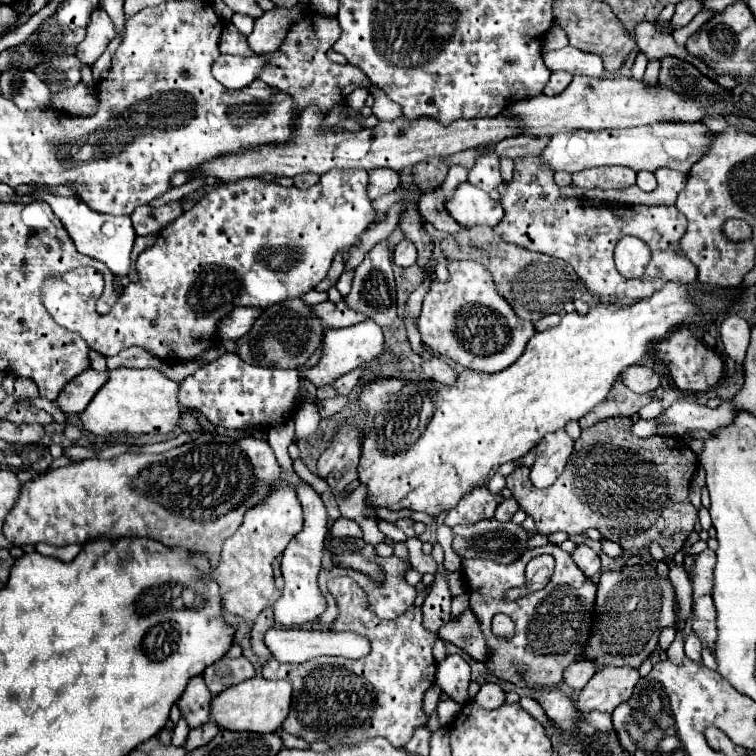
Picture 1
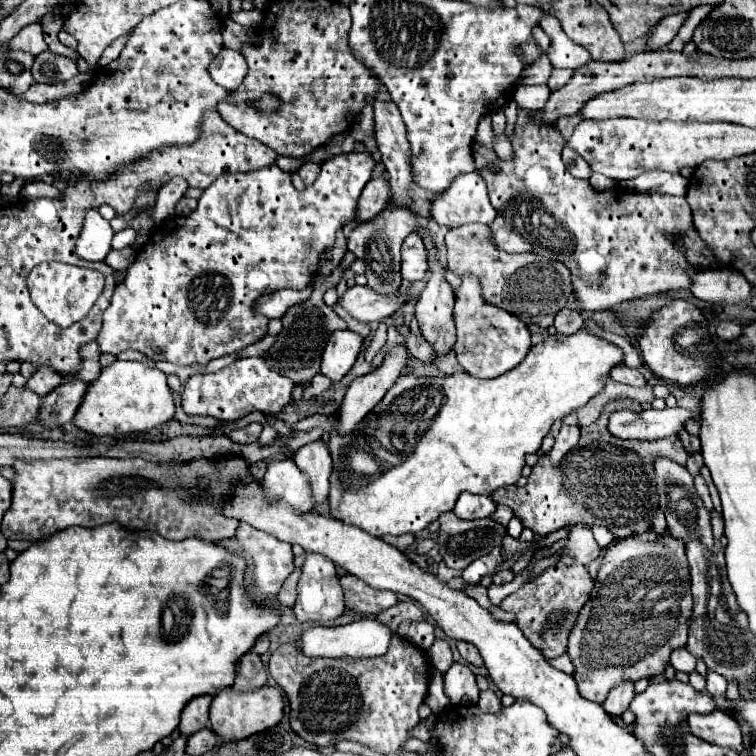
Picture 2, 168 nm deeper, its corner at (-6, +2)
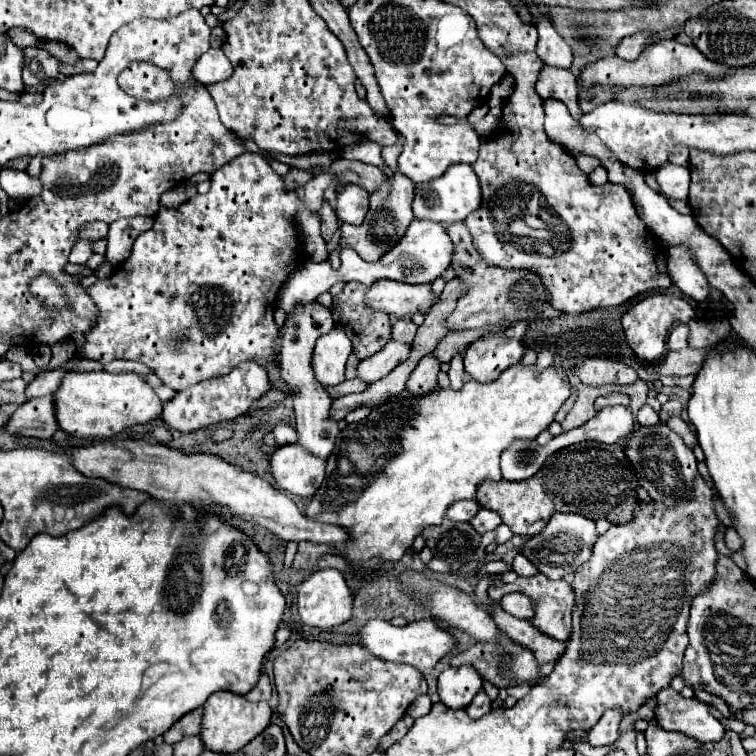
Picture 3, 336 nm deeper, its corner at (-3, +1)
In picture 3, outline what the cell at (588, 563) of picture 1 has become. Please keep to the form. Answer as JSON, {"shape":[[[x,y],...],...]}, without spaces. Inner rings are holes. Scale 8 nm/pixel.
{"shape":[[[554,514],[548,526],[526,542],[526,546],[522,548],[522,554],[534,560],[536,568],[542,574],[546,574],[550,580],[558,580],[568,572],[576,572],[586,560],[590,560],[592,546],[596,544],[596,540],[598,540],[598,534],[594,528],[594,520],[582,514]]]}

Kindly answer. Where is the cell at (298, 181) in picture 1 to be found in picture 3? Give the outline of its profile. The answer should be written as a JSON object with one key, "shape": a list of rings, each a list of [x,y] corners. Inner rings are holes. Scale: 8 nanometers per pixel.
{"shape":[[[292,168],[290,174],[284,176],[284,182],[288,188],[296,188],[296,186],[302,186],[306,184],[314,174],[310,170],[298,170],[298,168]]]}

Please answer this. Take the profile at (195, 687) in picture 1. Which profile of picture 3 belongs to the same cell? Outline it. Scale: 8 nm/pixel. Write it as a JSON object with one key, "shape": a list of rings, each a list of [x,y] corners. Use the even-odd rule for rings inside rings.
{"shape":[[[196,708],[188,714],[184,714],[166,734],[164,740],[166,744],[176,744],[180,742],[184,736],[196,736],[200,734],[200,724],[202,724],[202,708]]]}

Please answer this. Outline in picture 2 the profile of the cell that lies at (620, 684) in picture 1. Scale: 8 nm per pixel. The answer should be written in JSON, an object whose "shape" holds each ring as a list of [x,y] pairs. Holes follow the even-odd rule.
{"shape":[[[621,683],[619,687],[615,687],[607,701],[603,703],[603,709],[611,715],[611,717],[621,717],[623,711],[629,707],[631,699],[635,697],[635,691],[633,691],[633,683]]]}

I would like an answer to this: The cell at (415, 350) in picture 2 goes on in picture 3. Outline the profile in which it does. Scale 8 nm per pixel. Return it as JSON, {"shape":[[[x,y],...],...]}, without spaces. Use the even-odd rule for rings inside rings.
{"shape":[[[398,320],[392,328],[392,340],[412,344],[414,336],[416,336],[416,324],[412,320]]]}

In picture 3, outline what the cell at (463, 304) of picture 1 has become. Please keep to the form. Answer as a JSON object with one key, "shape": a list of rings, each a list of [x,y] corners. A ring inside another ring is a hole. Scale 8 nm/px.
{"shape":[[[496,328],[472,342],[464,354],[464,370],[476,382],[496,380],[508,366],[520,362],[524,344],[504,334],[506,328]]]}

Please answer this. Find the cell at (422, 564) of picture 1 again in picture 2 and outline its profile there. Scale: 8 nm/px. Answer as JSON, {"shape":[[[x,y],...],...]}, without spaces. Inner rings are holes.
{"shape":[[[473,585],[473,587],[467,587],[465,589],[465,593],[467,595],[471,595],[481,607],[485,607],[485,609],[489,609],[489,605],[493,607],[493,603],[489,601],[489,597],[487,597],[487,589],[483,587],[483,585]]]}

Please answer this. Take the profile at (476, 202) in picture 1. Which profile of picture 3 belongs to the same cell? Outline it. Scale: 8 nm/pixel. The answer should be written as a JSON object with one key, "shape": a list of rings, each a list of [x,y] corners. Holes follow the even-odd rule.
{"shape":[[[454,164],[450,166],[438,180],[430,180],[426,184],[420,184],[414,194],[414,216],[418,220],[430,220],[438,224],[452,224],[458,220],[466,220],[472,212],[476,212],[482,206],[482,188],[478,176],[472,172],[472,166],[466,164]]]}

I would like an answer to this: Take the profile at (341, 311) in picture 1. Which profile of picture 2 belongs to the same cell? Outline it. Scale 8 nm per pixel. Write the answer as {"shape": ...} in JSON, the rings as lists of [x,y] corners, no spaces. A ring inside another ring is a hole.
{"shape":[[[355,285],[351,289],[345,291],[345,295],[341,297],[341,305],[359,321],[365,323],[373,323],[373,321],[381,321],[385,317],[389,317],[391,313],[395,313],[397,309],[401,309],[407,301],[411,301],[413,297],[397,291],[393,295],[379,295],[373,289],[369,289],[367,285]]]}

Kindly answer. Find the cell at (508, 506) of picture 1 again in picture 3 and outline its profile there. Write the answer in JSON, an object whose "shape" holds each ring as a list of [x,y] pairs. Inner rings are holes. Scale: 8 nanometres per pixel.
{"shape":[[[482,508],[482,510],[478,512],[478,516],[474,516],[474,518],[470,520],[470,524],[472,524],[480,534],[484,534],[484,532],[488,532],[488,530],[496,530],[496,528],[502,524],[502,518],[500,518],[496,512]]]}

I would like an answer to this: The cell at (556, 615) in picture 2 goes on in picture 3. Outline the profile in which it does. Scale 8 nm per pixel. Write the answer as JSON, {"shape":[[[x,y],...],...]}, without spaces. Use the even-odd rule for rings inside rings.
{"shape":[[[532,576],[532,578],[518,578],[514,584],[504,584],[500,588],[490,588],[488,594],[494,602],[500,602],[506,594],[512,594],[512,592],[520,592],[524,596],[530,598],[532,606],[534,606],[534,616],[530,618],[530,622],[534,624],[534,628],[542,630],[542,634],[554,638],[554,640],[560,640],[560,642],[566,642],[570,638],[570,632],[572,632],[572,608],[574,608],[574,588],[572,584],[568,584],[566,580],[550,580],[548,576]]]}

